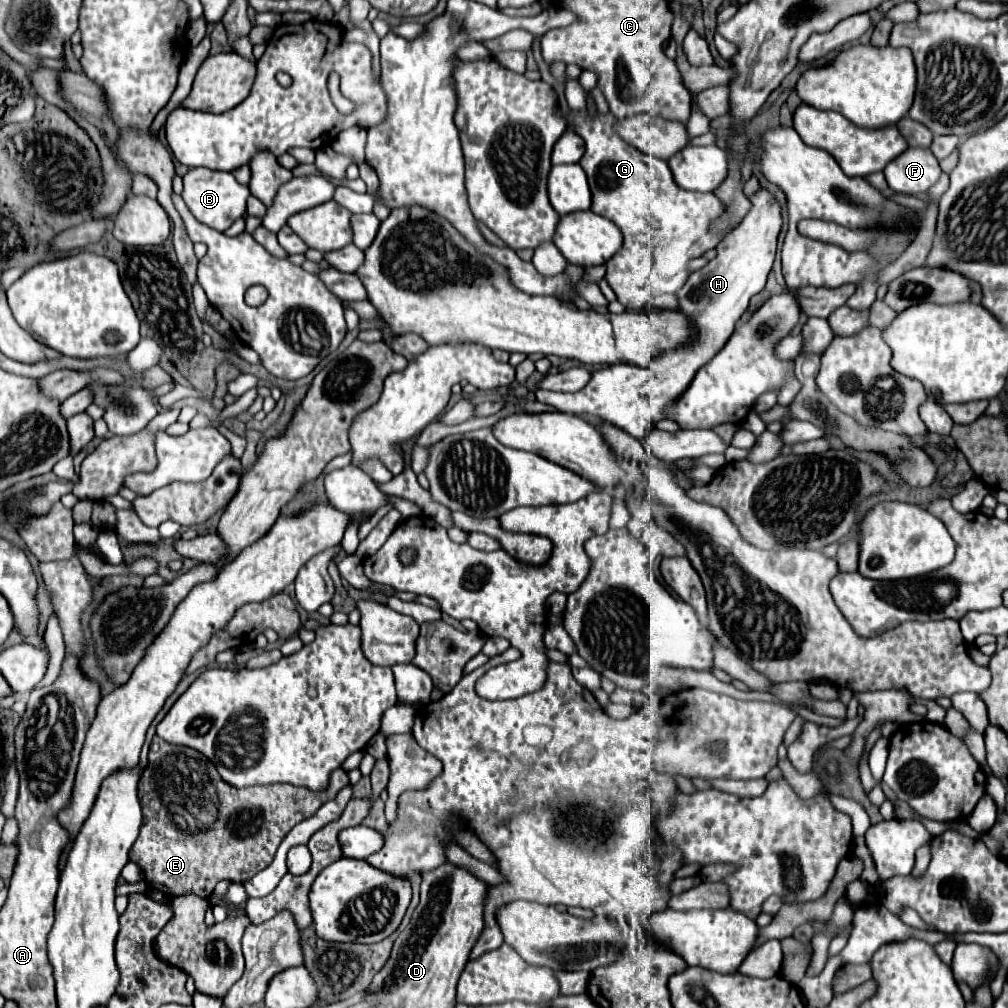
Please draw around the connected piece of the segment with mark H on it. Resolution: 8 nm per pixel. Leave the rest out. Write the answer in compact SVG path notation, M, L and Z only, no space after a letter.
M763 187L749 197L751 209L743 221L717 245L717 257L711 259L703 269L689 275L683 289L677 293L679 309L699 327L699 337L693 345L667 351L659 359L653 359L647 369L631 367L635 371L625 373L623 365L609 365L605 369L593 371L591 381L577 393L557 393L547 389L537 389L535 397L541 403L565 409L565 413L589 413L595 415L625 433L643 439L653 429L655 423L665 419L665 405L673 403L693 381L697 369L717 355L723 343L731 337L735 323L745 313L749 299L757 295L767 281L777 253L777 237L783 227L781 205Z

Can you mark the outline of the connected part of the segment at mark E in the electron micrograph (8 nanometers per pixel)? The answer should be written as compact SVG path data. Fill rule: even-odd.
M153 737L149 763L137 787L143 807L143 825L137 841L129 851L129 859L141 865L143 879L149 887L159 889L171 897L193 893L201 899L207 899L219 881L227 879L245 883L247 879L263 871L273 861L283 837L297 823L311 817L323 803L335 799L335 795L347 785L347 773L343 769L337 769L329 777L329 787L325 787L325 791L309 791L307 787L293 787L285 783L237 789L219 777L215 765L203 753Z

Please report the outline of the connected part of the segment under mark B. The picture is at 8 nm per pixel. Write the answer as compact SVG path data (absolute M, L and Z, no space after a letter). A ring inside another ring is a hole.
M189 169L183 175L183 201L189 207L189 211L193 213L193 217L197 217L197 221L201 221L203 225L217 229L217 231L225 231L233 225L233 221L237 221L239 217L245 215L247 209L247 197L249 197L249 187L237 183L237 179L231 173L217 173L211 169Z

